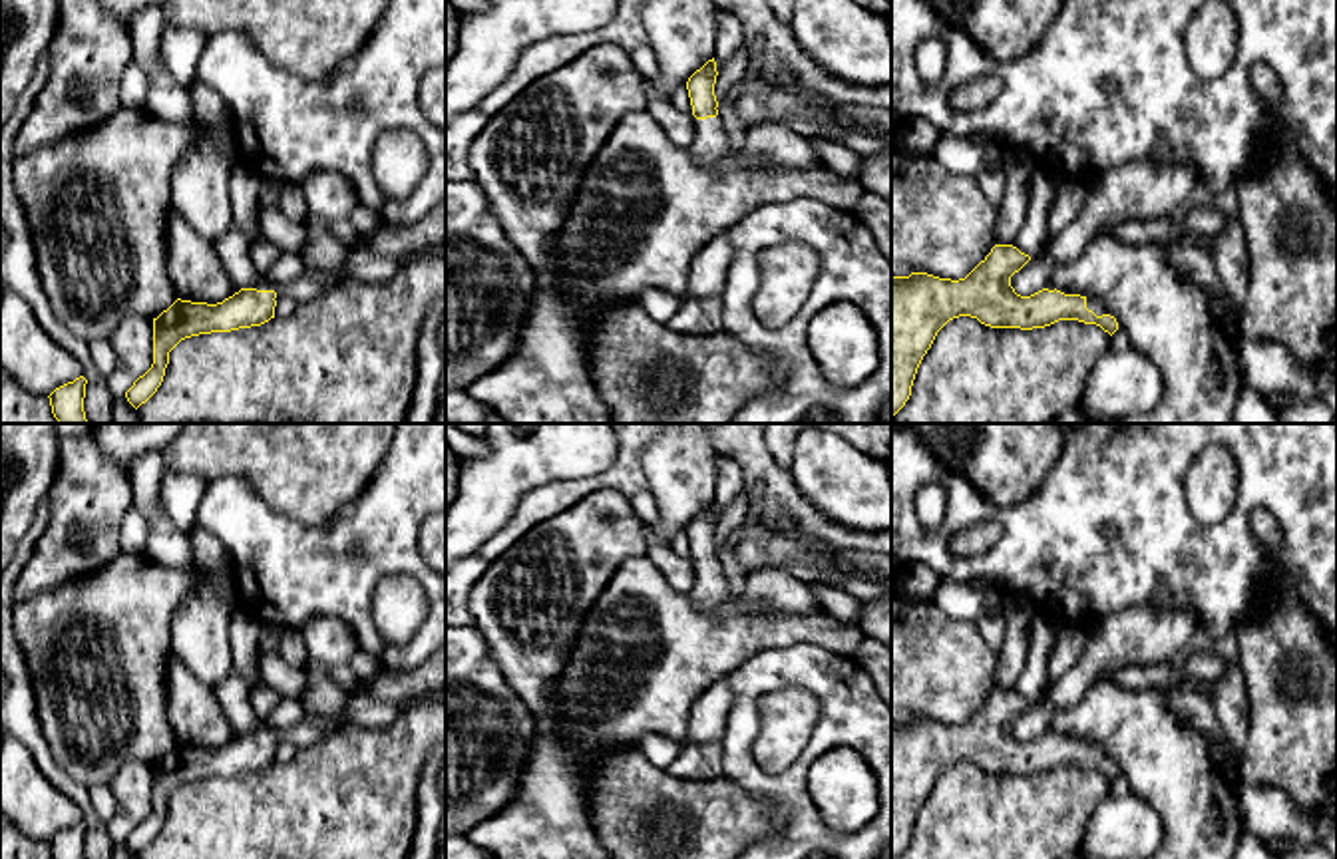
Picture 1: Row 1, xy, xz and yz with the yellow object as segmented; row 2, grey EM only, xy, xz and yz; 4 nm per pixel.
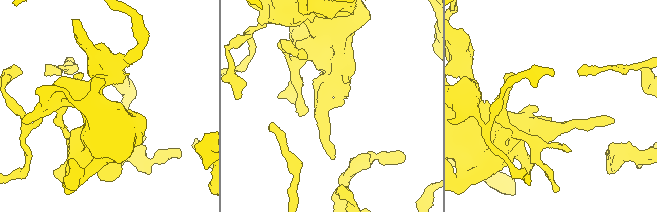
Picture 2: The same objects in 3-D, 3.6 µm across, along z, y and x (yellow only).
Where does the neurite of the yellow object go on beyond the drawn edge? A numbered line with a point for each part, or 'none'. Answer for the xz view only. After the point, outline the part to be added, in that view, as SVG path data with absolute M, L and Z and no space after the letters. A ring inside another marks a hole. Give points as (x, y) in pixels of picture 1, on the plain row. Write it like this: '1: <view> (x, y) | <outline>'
1: xz (711, 587) | M720 561L696 565L694 587L688 595L696 608L714 608L728 597L728 581Z

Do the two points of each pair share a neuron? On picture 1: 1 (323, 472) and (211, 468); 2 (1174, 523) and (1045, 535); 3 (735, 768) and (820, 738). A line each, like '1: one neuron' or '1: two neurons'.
1: one neuron
2: one neuron
3: one neuron

